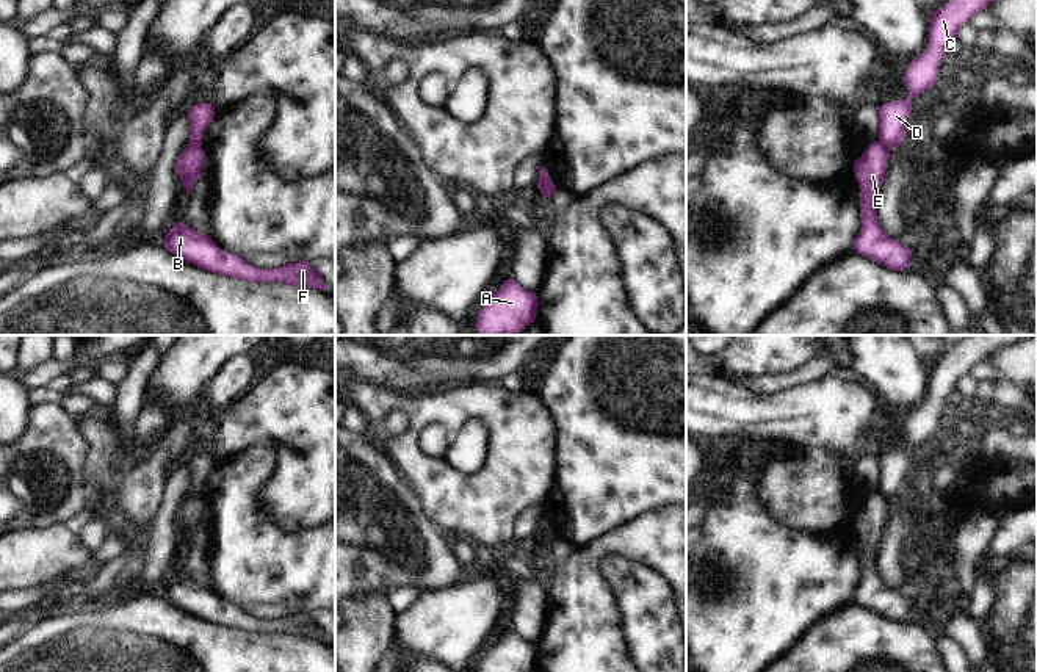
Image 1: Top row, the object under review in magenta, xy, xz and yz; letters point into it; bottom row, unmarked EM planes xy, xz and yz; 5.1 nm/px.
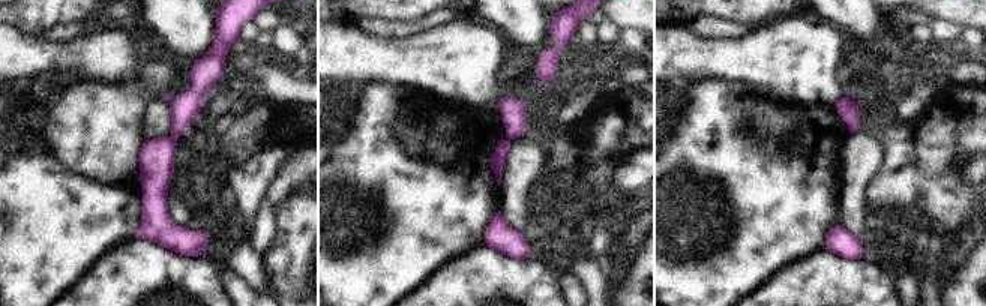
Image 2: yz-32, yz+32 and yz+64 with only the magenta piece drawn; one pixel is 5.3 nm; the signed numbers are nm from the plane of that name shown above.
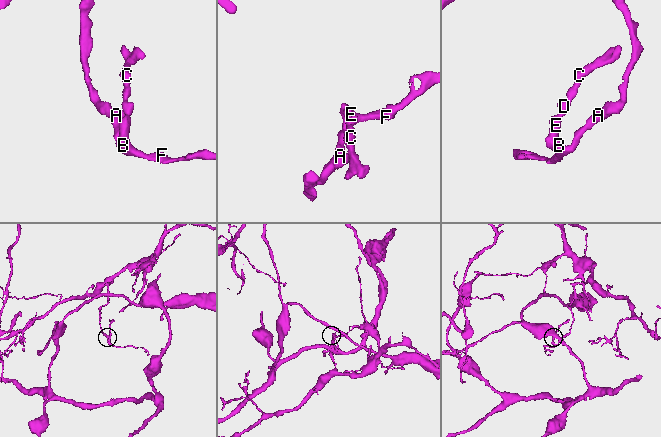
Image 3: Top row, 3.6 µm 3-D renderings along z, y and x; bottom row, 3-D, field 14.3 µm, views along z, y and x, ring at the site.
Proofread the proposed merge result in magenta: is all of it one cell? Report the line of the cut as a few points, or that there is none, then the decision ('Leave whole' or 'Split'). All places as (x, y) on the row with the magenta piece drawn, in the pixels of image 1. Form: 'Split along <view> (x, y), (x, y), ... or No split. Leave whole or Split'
Split along yz (878, 141), (890, 149). Split.

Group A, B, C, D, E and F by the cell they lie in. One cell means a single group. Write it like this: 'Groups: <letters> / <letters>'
Groups: A B E F / C D.

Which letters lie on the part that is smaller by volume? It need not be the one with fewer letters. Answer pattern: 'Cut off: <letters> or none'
Cut off: C, D

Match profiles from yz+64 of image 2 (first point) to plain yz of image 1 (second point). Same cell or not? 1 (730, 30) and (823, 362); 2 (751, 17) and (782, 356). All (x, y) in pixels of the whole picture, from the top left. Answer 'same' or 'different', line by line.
1: same
2: same

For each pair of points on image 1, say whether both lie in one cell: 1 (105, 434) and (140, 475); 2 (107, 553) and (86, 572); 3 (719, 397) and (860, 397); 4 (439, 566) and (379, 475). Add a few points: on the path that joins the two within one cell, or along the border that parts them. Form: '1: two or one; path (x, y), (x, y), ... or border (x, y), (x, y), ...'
1: one; path (105, 448), (105, 456), (126, 475)
2: one; path (102, 556), (91, 567)
3: one; path (754, 409), (826, 409)
4: one; path (417, 544), (387, 514), (379, 497)

